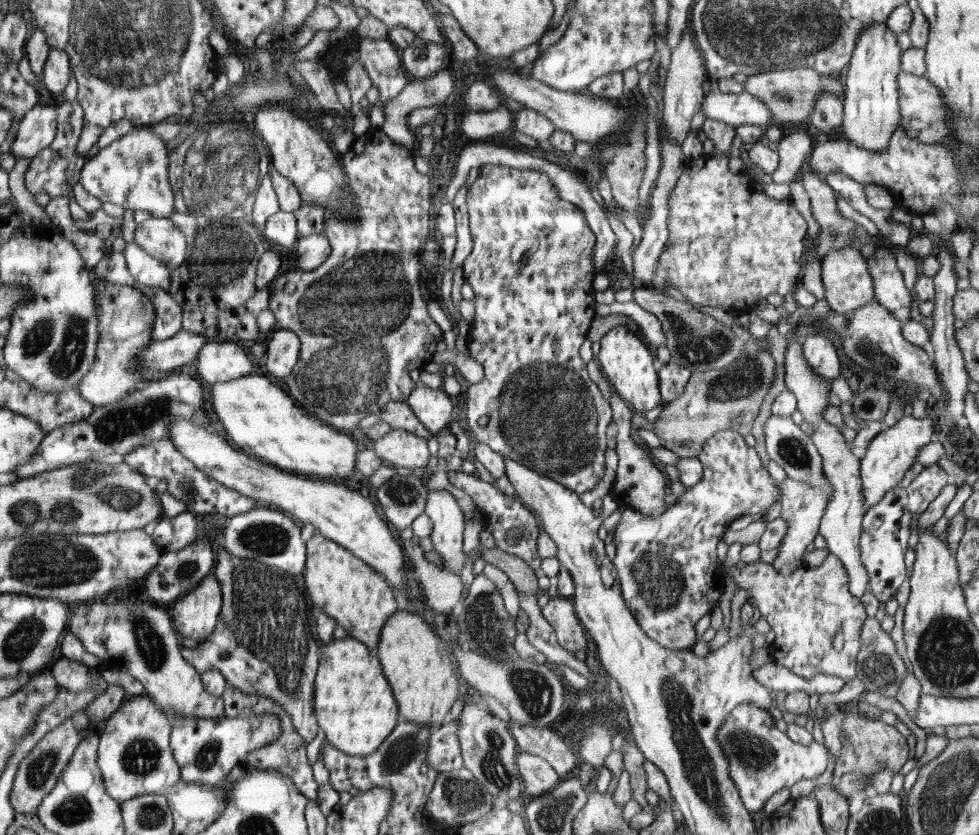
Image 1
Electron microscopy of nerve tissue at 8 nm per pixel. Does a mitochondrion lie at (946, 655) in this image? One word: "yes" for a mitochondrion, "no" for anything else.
yes

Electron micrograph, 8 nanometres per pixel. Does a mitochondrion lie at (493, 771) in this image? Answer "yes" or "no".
yes

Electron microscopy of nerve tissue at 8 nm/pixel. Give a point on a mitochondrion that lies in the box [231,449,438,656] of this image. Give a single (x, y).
(265, 539)

